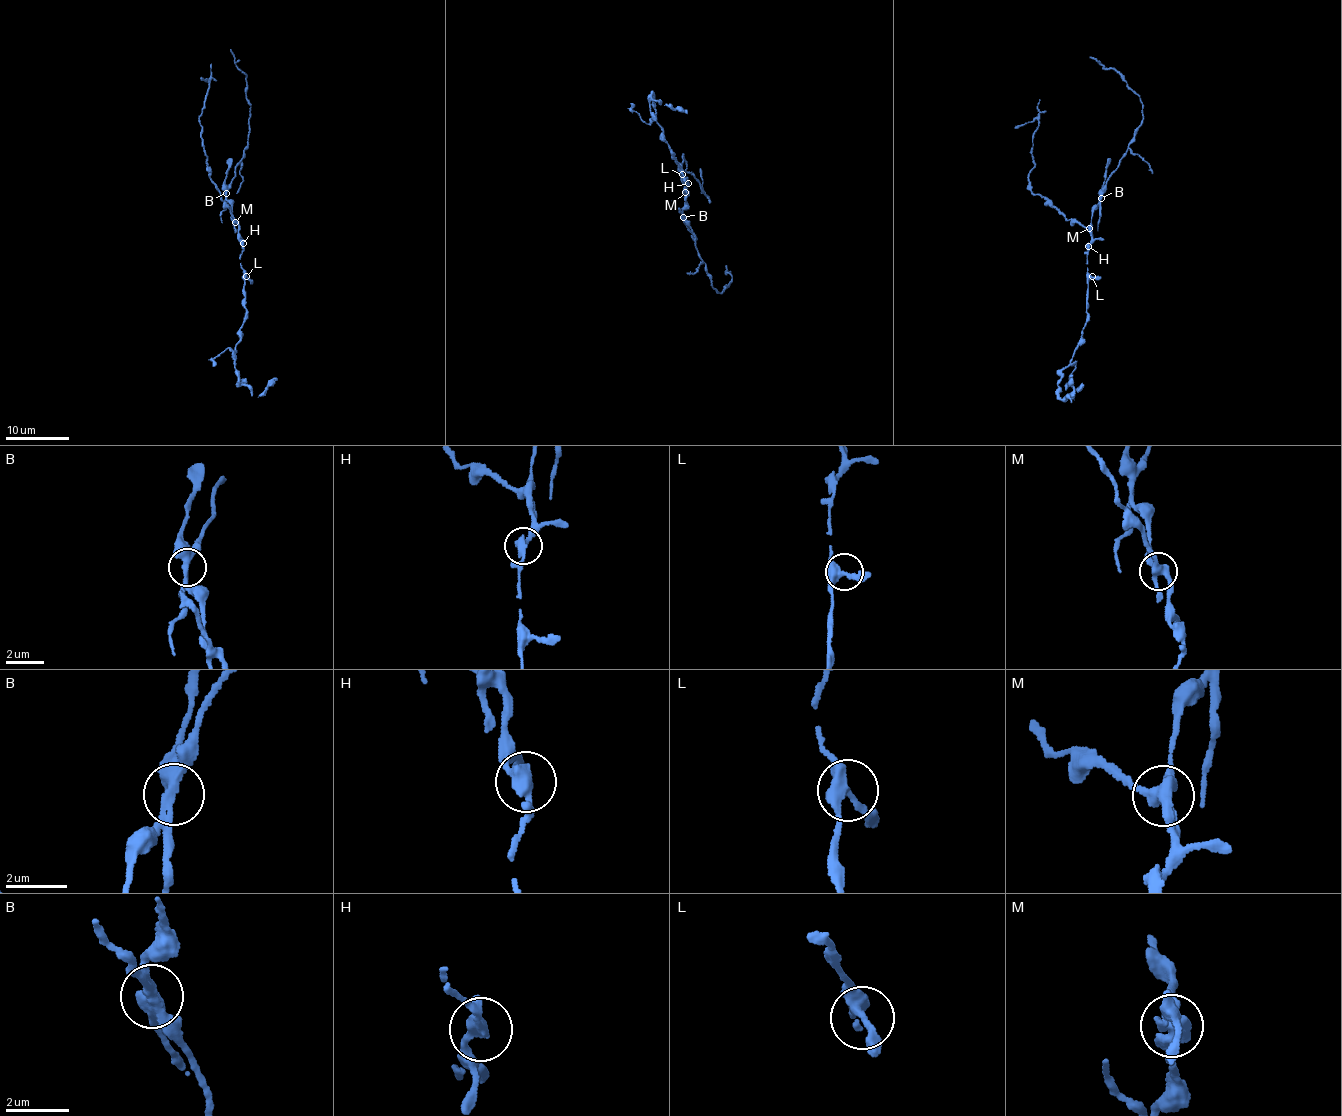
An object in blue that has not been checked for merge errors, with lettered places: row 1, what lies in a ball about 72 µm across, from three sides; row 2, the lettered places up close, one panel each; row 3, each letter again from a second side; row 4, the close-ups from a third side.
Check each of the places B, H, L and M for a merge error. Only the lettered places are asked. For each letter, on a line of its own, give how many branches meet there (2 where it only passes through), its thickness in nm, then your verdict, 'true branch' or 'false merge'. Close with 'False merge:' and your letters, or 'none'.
B: branches 2; calibre 360 nm; false merge
H: branches 2; calibre 360 nm; true branch
L: branches 3; calibre 320 nm; true branch
M: branches 3; calibre 360 nm; false merge
False merge: B, M

